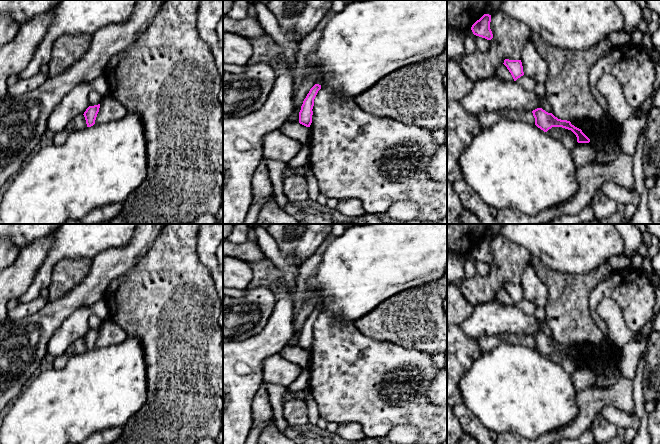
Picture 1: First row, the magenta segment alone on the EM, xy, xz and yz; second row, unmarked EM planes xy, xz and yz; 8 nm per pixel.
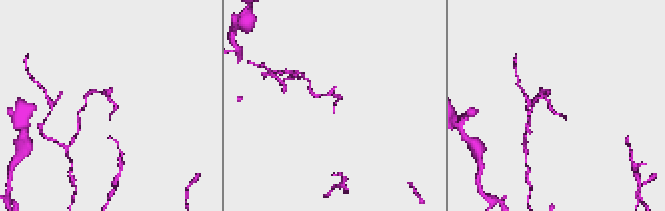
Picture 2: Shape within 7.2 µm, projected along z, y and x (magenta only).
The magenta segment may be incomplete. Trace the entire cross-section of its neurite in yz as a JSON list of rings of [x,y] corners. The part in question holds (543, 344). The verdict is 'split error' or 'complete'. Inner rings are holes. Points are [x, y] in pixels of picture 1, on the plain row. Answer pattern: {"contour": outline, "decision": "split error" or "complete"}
{"contour": [[[537,332],[532,337],[535,342],[535,349],[544,356],[547,356],[552,351],[562,351],[571,354],[576,359],[578,367],[590,366],[590,363],[582,354],[572,349],[570,345],[558,343],[552,337],[548,337],[542,332]]], "decision": "complete"}

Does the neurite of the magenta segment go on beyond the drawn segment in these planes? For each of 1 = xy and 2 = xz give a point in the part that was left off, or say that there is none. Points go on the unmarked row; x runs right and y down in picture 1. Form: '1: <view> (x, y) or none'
1: none
2: none

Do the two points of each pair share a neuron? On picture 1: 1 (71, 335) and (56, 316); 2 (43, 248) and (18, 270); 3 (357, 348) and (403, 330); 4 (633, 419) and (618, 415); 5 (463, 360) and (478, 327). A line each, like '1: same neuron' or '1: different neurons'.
1: different neurons
2: same neuron
3: different neurons
4: same neuron
5: different neurons

